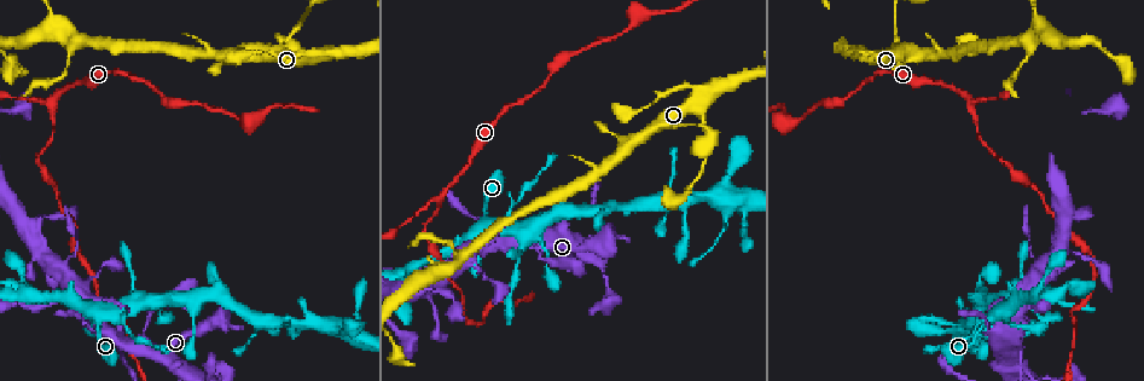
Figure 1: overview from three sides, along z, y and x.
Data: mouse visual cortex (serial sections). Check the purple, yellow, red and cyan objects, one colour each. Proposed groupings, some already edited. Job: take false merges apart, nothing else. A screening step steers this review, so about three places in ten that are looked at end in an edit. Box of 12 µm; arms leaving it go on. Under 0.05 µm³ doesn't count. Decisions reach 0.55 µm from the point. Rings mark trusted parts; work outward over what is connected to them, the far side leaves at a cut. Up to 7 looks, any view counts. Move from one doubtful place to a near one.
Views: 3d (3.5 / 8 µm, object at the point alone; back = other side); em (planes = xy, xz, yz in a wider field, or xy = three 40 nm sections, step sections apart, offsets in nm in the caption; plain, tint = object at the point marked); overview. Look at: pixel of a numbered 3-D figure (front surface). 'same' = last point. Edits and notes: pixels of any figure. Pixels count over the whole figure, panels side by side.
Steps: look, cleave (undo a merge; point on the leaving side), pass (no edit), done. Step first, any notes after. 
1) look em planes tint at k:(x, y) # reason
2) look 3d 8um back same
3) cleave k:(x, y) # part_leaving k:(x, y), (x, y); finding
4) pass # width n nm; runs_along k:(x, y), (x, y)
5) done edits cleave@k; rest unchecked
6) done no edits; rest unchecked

look em xy step 1 tint at 1:(54, 101) # arms part here

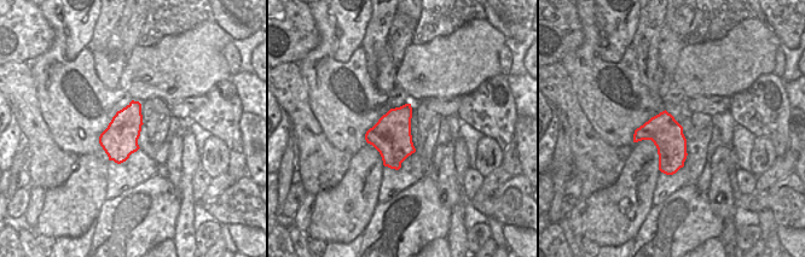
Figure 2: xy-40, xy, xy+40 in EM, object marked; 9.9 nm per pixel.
look 3d 3.5um back same # see where the arms go

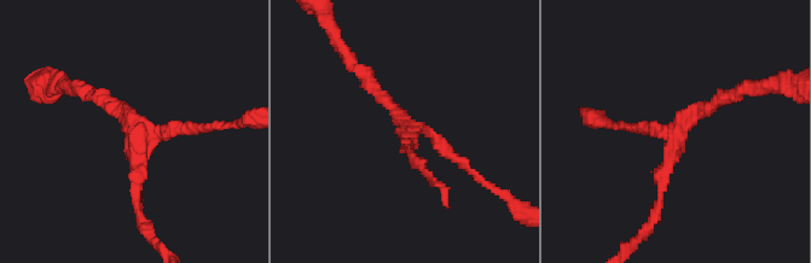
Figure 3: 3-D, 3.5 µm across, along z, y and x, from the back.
pass # arm_widths 150, 150, 200 nm; runs_along 3:(729, 98), (677, 134), (655, 212); one cell here

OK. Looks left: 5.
look 3d 3.5um at 1:(122, 323) # thick turns thin

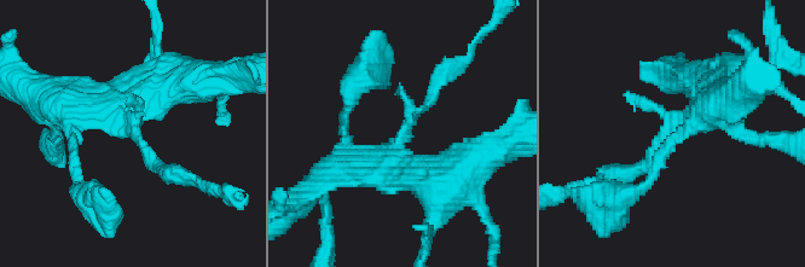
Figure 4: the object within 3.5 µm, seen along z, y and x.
look em xy step 1 tint at 4:(674, 130) # now the EM

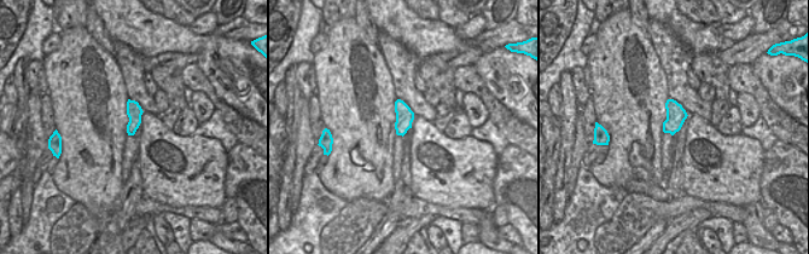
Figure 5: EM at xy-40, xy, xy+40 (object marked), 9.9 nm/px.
look em planes tint same # another direction

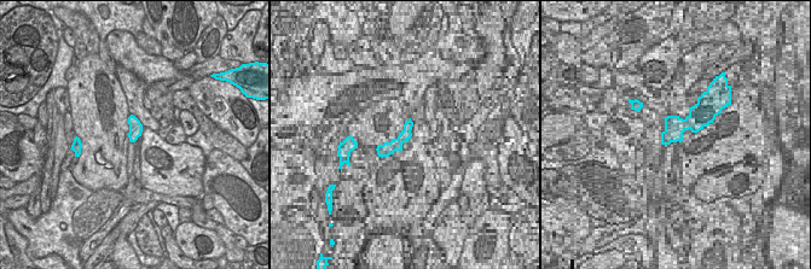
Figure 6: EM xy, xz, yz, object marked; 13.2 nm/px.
pass # runs_along 4:(347, 162), (384, 164), (436, 81); continuous, no second cell

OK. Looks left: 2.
done no edits; rest unchecked

